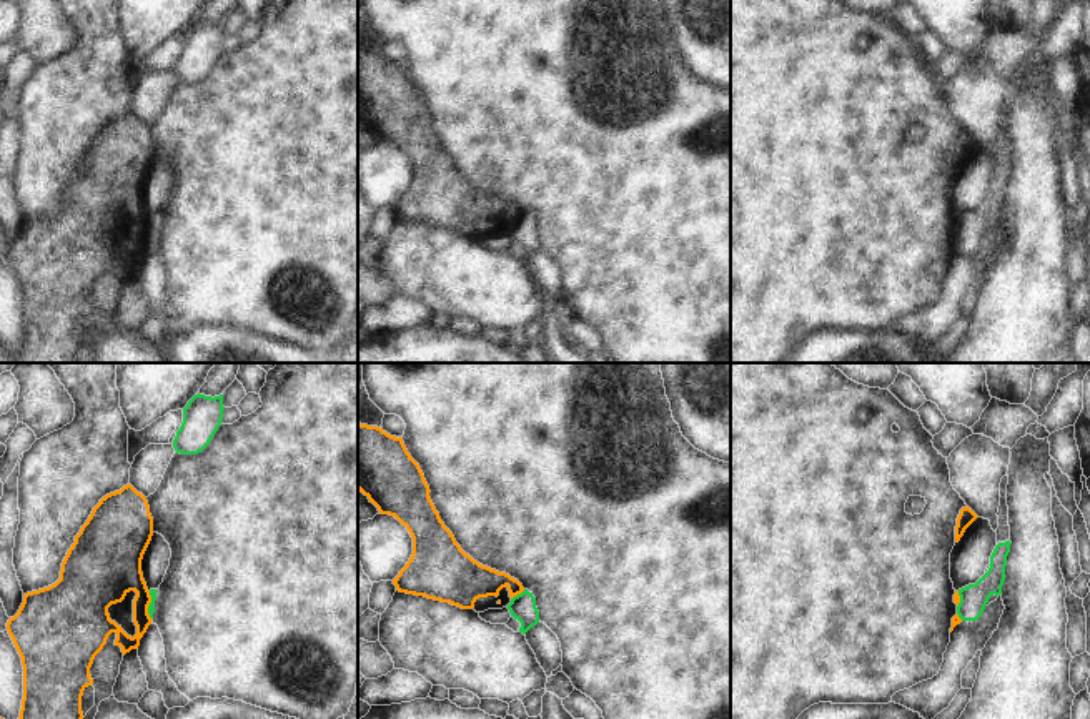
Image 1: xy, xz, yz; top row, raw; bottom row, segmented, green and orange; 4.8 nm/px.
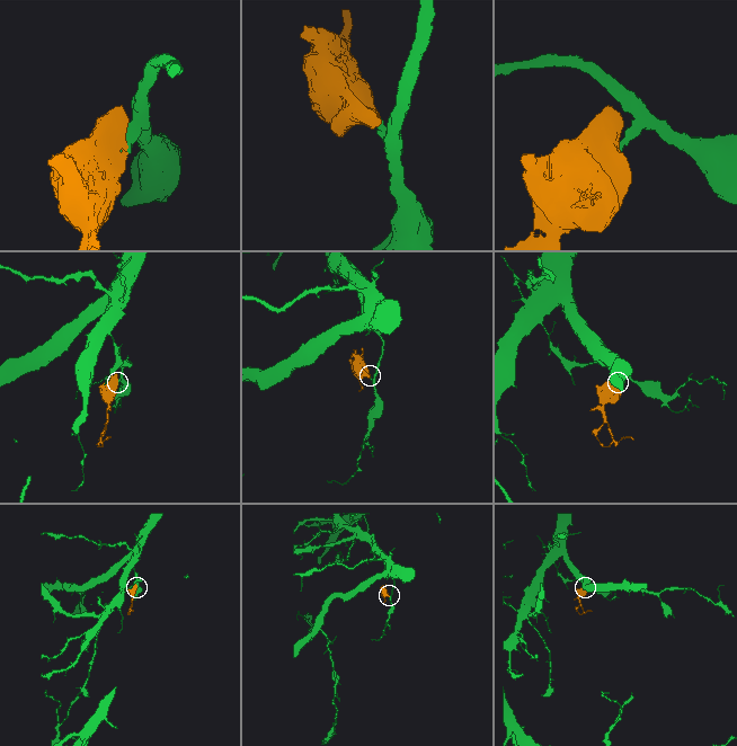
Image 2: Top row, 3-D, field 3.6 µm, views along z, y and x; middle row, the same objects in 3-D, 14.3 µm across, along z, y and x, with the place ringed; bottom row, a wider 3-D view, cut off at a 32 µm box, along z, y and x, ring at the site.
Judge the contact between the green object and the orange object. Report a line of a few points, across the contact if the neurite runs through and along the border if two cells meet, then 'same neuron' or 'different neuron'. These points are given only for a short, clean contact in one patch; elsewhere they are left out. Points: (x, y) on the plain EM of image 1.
xz (525, 217), (511, 227) | different neuron

